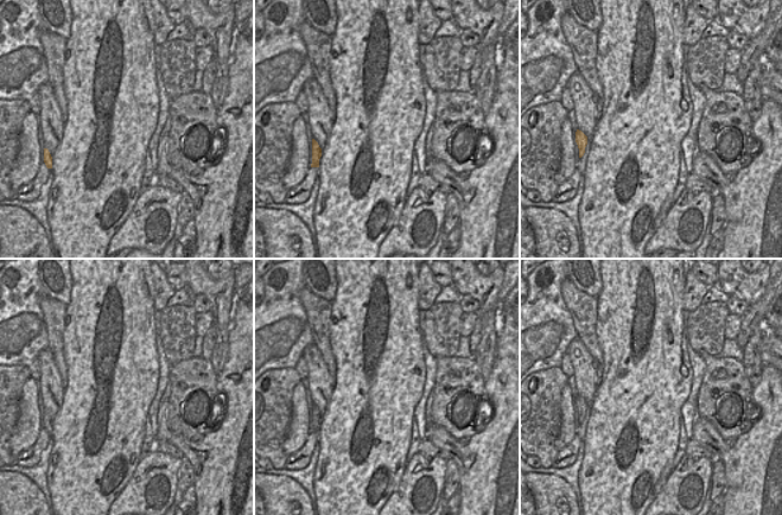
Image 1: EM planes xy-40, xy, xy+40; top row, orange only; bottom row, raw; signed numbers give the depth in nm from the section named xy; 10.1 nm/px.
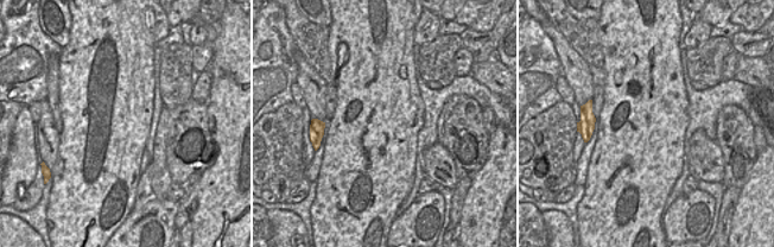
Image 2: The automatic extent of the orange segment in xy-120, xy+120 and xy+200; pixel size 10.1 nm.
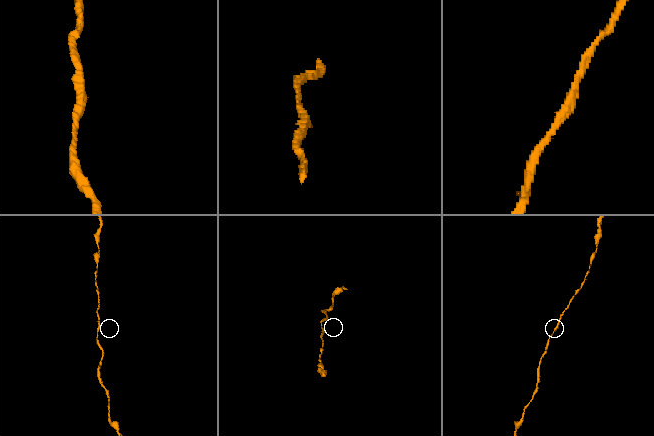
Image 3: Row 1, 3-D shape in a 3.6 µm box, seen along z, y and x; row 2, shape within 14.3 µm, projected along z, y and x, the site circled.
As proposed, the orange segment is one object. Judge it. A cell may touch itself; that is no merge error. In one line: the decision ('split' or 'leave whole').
leave whole

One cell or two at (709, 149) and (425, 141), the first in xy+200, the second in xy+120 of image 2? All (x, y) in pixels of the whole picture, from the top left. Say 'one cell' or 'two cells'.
two cells

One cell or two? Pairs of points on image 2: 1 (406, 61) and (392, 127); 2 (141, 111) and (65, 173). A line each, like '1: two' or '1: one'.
1: one
2: one

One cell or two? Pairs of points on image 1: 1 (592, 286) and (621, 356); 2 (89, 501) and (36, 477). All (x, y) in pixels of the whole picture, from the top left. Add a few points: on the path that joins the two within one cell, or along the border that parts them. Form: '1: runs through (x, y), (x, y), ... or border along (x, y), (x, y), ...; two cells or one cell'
1: border along (599, 271), (601, 292), (597, 297); two cells
2: border along (51, 455), (48, 462), (48, 493), (50, 502); two cells

